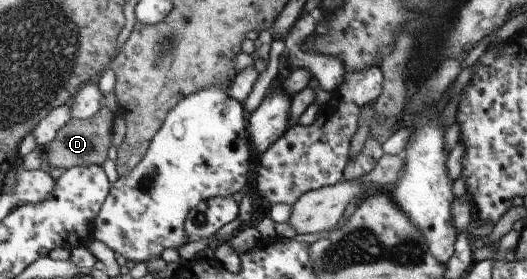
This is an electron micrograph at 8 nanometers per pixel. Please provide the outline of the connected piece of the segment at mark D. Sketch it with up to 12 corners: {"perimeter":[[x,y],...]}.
{"perimeter":[[108,108],[68,121],[46,145],[50,168],[100,166],[111,146]]}

